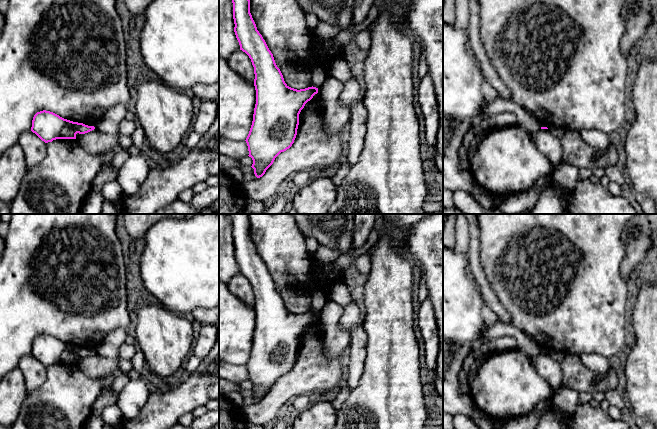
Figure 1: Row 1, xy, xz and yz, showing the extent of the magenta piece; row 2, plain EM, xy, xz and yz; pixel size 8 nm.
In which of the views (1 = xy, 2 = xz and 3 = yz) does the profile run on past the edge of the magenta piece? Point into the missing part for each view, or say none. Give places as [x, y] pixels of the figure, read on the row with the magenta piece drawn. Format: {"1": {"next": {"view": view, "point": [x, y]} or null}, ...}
{"1": {"next": null}, "2": {"next": null}, "3": {"next": null}}

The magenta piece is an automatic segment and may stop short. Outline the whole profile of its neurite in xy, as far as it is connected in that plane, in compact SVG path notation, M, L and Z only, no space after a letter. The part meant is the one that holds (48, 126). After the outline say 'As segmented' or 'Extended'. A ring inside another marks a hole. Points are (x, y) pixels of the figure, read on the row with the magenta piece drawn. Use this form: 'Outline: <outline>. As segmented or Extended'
Outline: M50 111L37 112L32 120L31 131L45 143L56 139L76 139L76 134L94 130L94 126L73 122Z. As segmented

